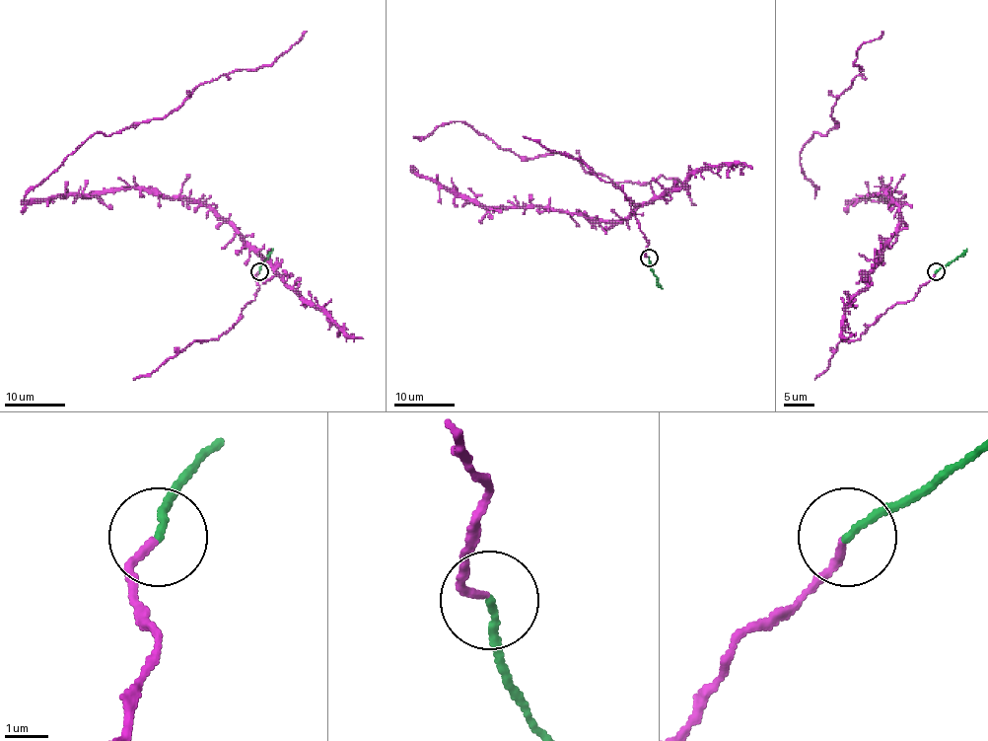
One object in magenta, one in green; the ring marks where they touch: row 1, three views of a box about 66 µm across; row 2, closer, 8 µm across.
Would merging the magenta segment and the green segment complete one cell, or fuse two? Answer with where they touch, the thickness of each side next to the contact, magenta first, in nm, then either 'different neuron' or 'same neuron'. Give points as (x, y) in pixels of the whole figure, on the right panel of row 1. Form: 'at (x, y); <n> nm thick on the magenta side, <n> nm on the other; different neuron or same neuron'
at (936, 271); 180 nm thick on the magenta side, 160 nm on the other; same neuron

